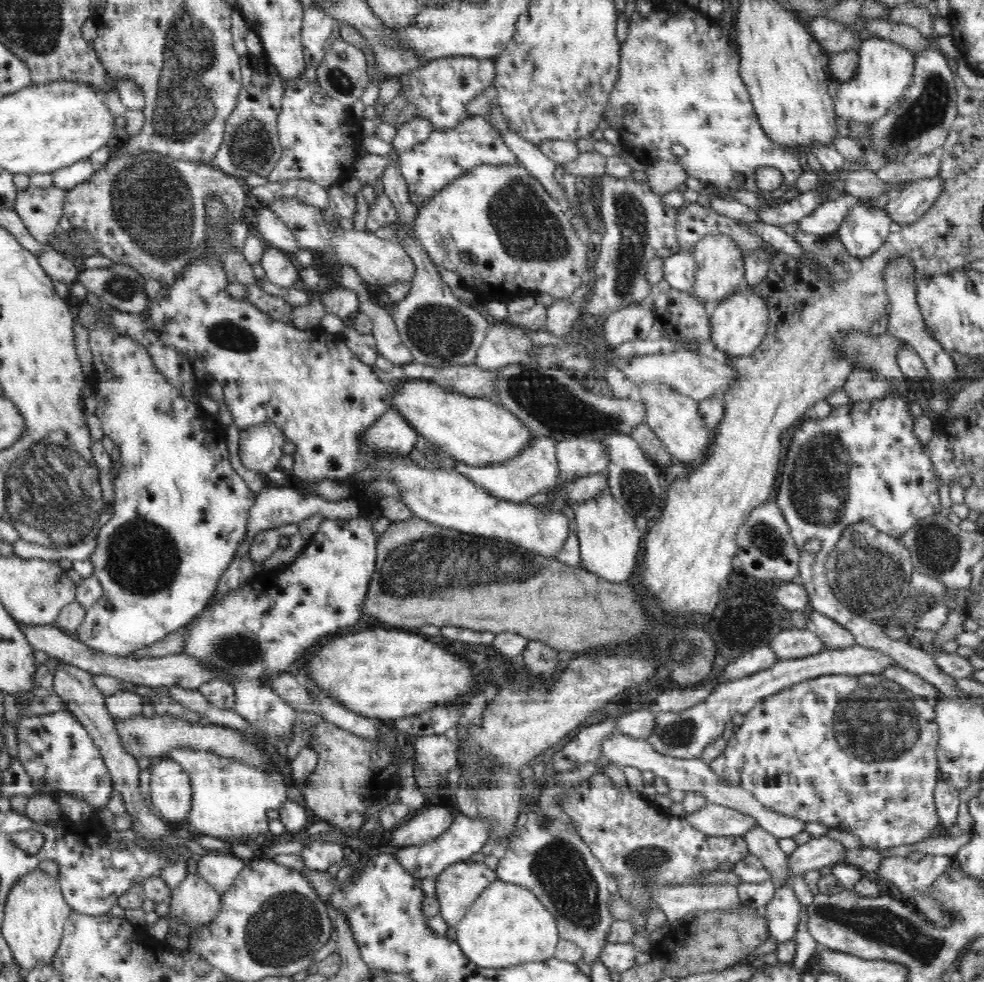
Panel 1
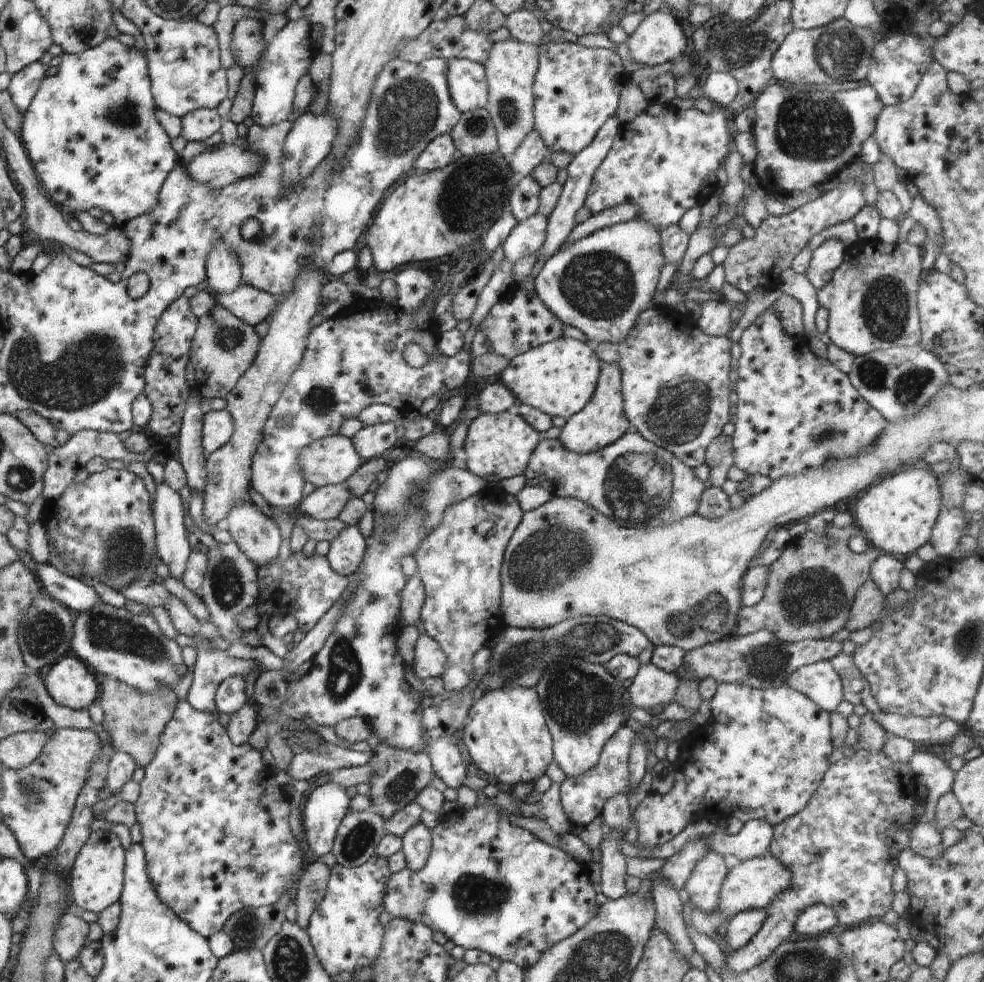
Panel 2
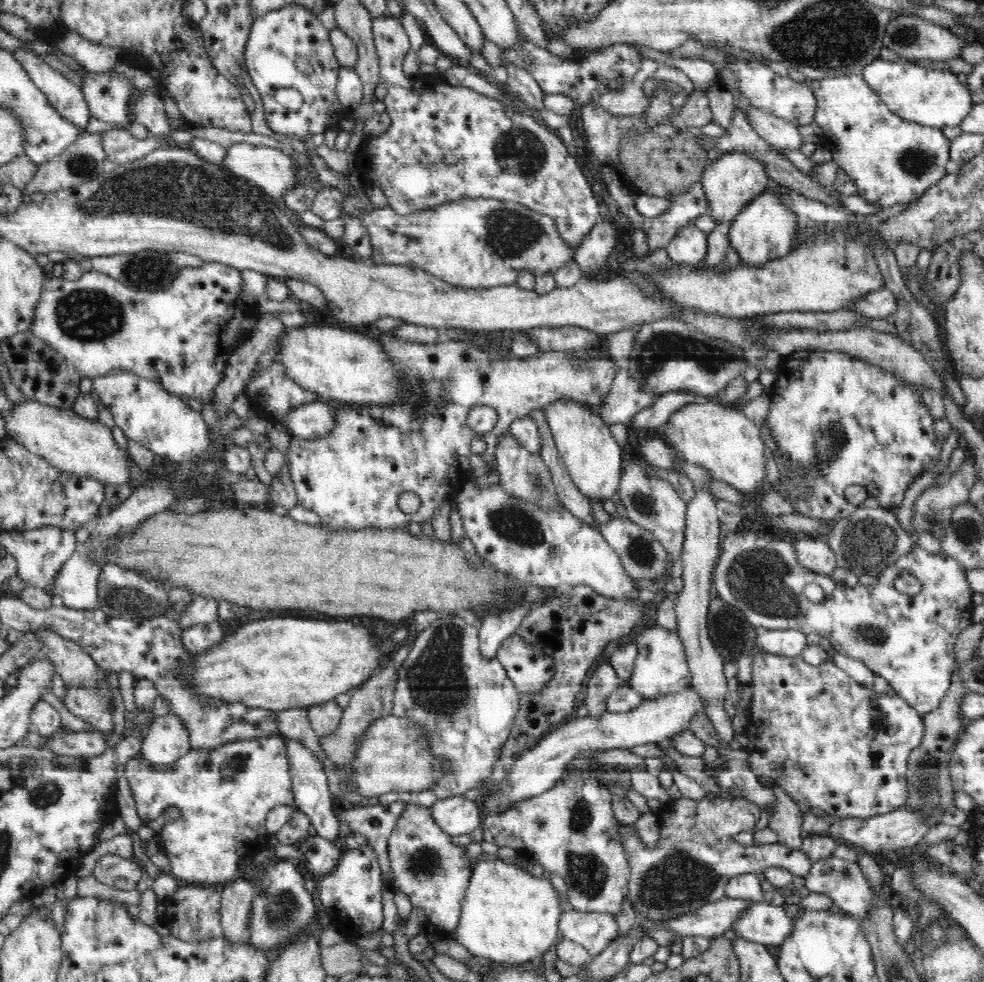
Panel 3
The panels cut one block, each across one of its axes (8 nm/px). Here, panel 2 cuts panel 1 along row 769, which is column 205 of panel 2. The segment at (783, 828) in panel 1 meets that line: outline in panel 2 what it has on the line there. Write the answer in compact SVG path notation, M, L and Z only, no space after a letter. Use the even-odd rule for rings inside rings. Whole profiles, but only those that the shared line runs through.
M191 638L196 648L197 660L192 672L194 676L187 693L192 708L200 712L218 716L215 702L215 690L226 677L248 676L252 672L263 670L260 663L252 659L235 658L227 650L212 650L206 638Z

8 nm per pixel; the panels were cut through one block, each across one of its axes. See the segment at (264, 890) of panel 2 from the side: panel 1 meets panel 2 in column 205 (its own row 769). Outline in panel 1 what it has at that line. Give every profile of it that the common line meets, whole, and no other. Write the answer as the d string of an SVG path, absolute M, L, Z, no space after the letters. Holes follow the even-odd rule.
M832 674L800 682L773 696L768 696L745 714L743 723L735 728L735 733L727 740L722 754L709 763L711 769L726 783L738 785L752 793L762 806L772 812L797 818L802 822L821 822L829 829L844 830L859 837L863 846L874 850L884 850L902 844L916 844L930 838L939 826L939 816L935 807L934 792L938 770L937 754L939 728L935 721L935 707L928 699L916 697L910 690L884 679L881 675L851 676Z

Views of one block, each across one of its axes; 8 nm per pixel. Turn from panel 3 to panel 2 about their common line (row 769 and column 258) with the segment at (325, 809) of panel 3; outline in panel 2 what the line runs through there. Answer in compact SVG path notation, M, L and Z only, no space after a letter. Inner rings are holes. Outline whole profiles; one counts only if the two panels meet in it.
M240 283L234 292L215 295L215 300L217 304L222 304L234 316L253 327L271 319L279 303L273 294L244 283Z

